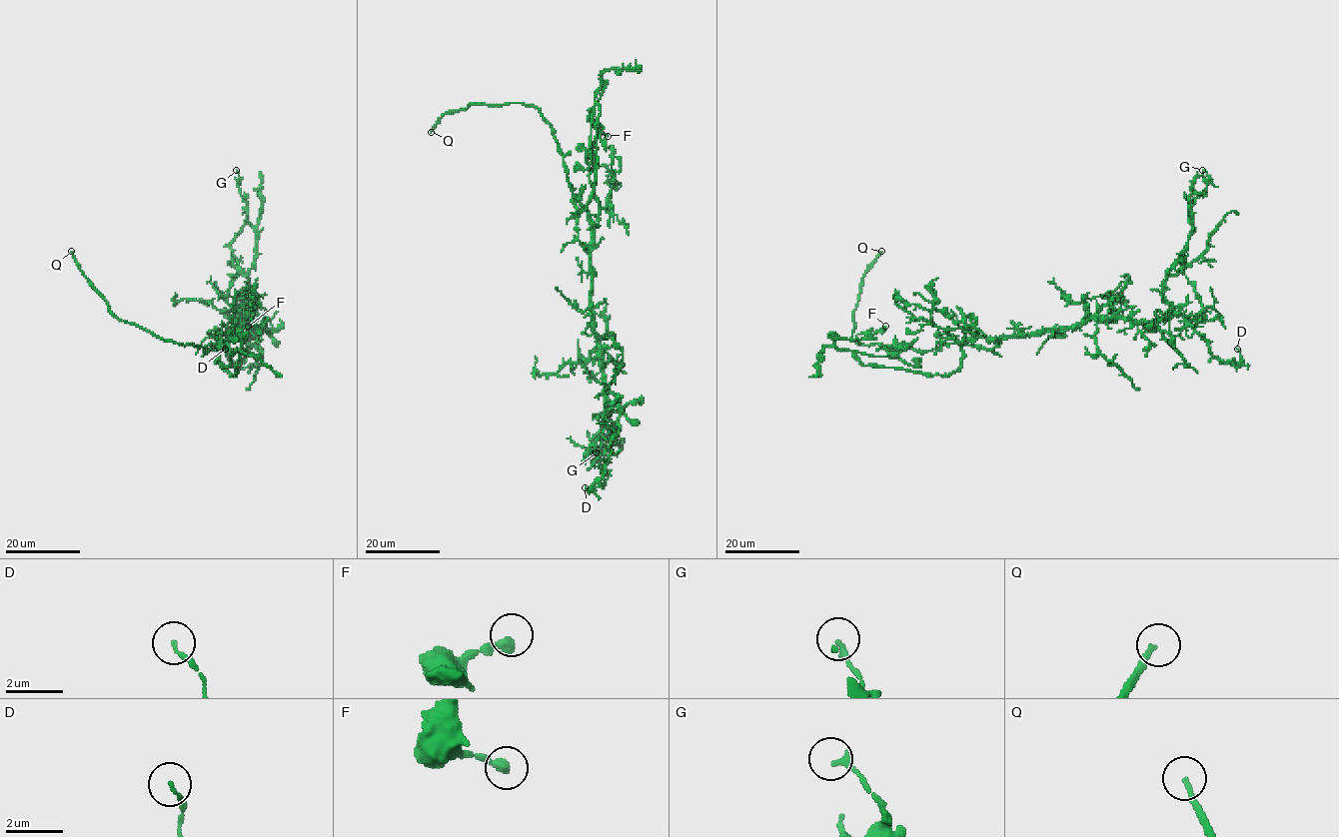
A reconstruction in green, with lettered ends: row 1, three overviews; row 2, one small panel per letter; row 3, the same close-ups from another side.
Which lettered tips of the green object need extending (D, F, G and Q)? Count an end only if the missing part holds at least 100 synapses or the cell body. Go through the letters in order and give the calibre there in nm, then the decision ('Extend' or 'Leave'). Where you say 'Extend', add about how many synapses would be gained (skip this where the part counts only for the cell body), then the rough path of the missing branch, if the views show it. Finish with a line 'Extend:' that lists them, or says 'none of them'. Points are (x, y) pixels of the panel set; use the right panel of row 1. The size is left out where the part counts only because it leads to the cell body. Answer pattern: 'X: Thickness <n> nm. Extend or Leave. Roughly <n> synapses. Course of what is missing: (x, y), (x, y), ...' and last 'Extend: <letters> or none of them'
D: Thickness 120 nm. Leave
F: Thickness 280 nm. Leave
G: Thickness 200 nm. Leave
Q: Thickness 190 nm. Extend. Course of what is missing: (881, 251), (899, 243), (923, 219), (925, 193), (958, 92), (979, 63), (975, 38), (980, 16), (987, 6)
Extend: Q

